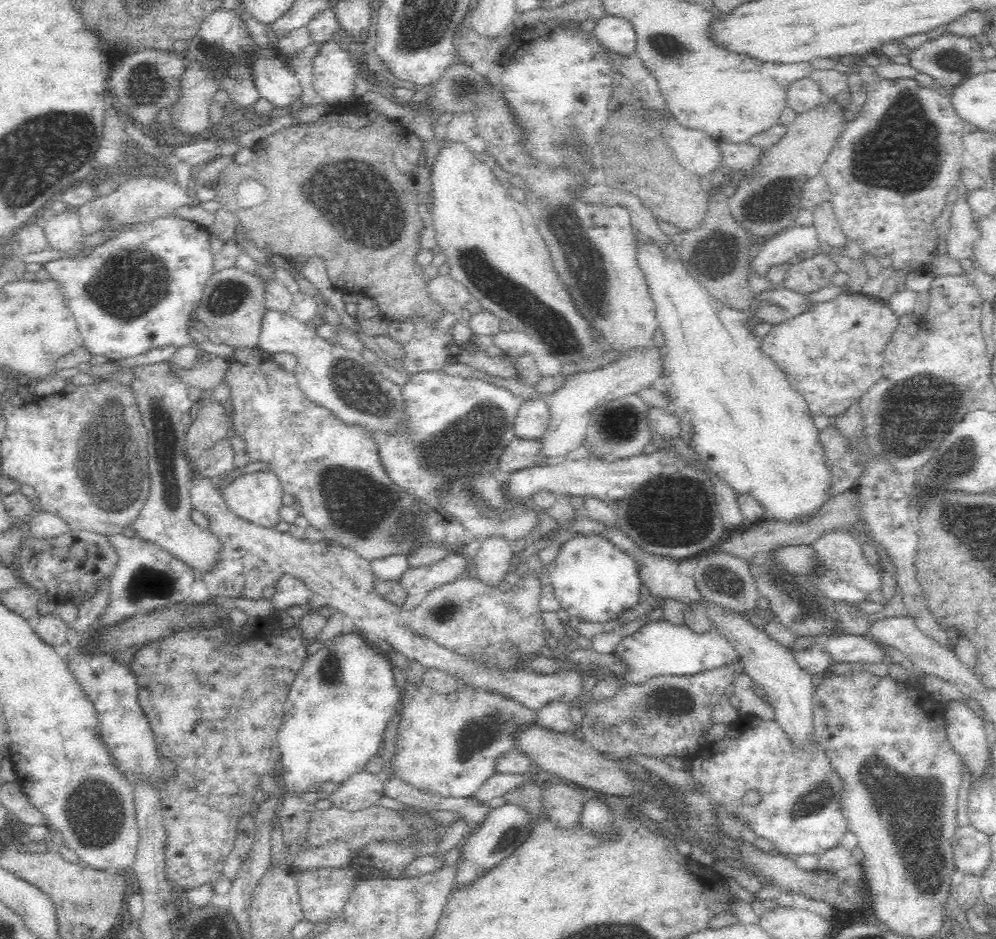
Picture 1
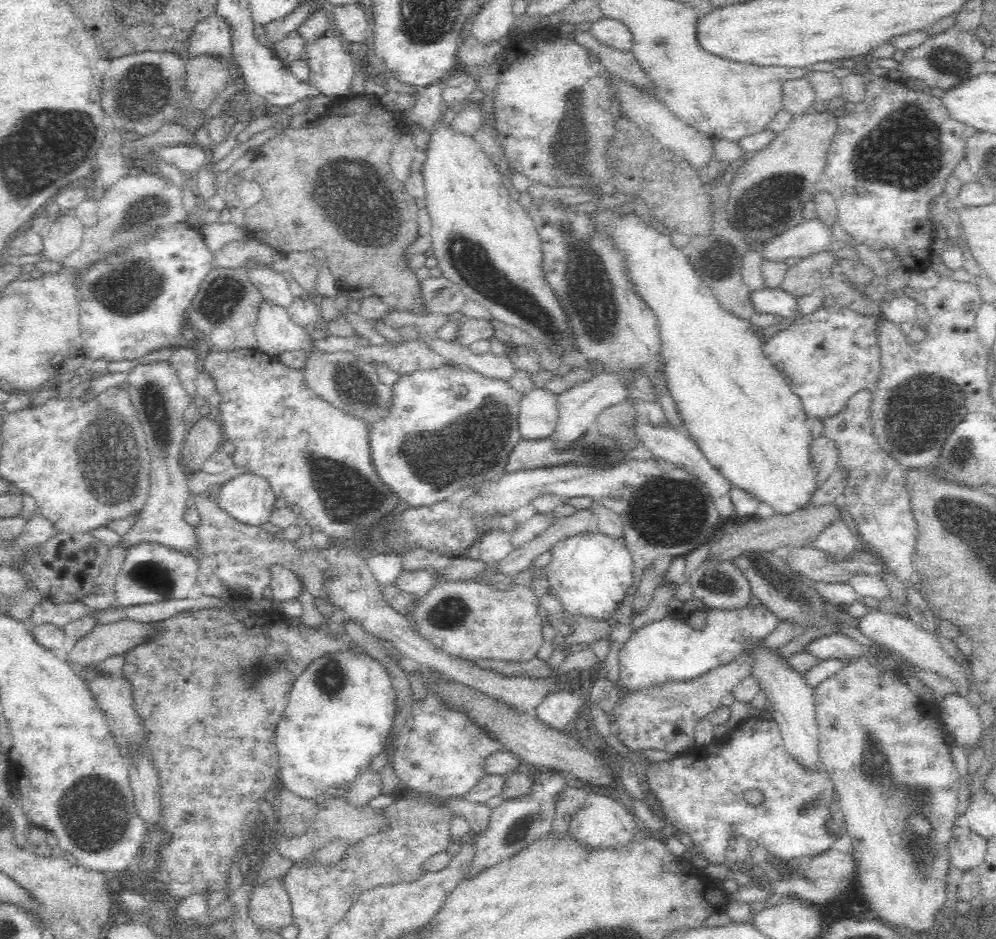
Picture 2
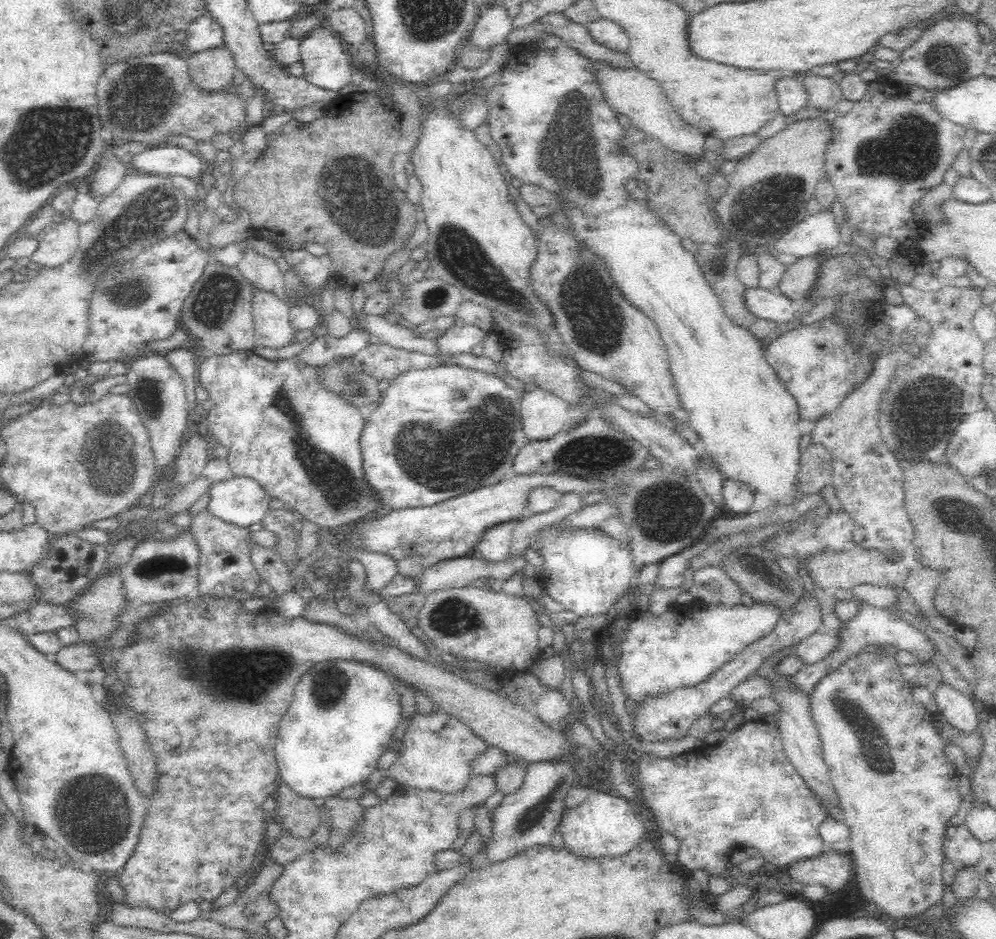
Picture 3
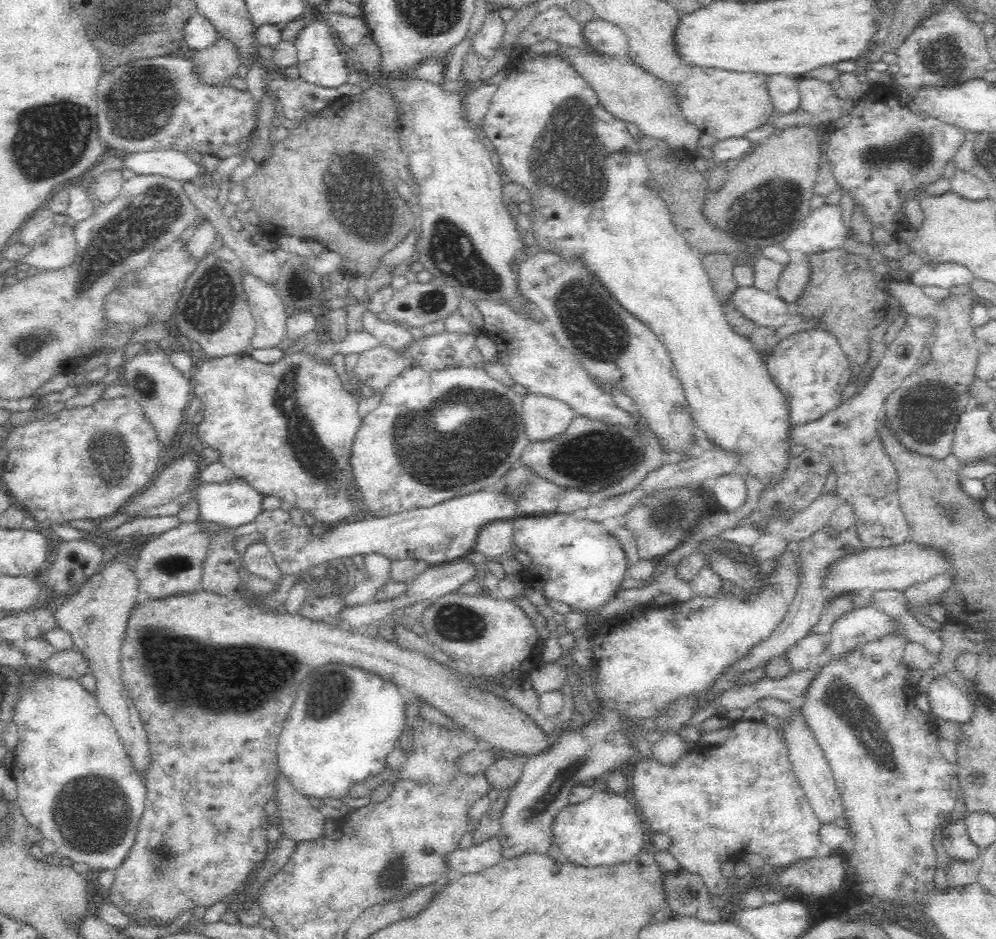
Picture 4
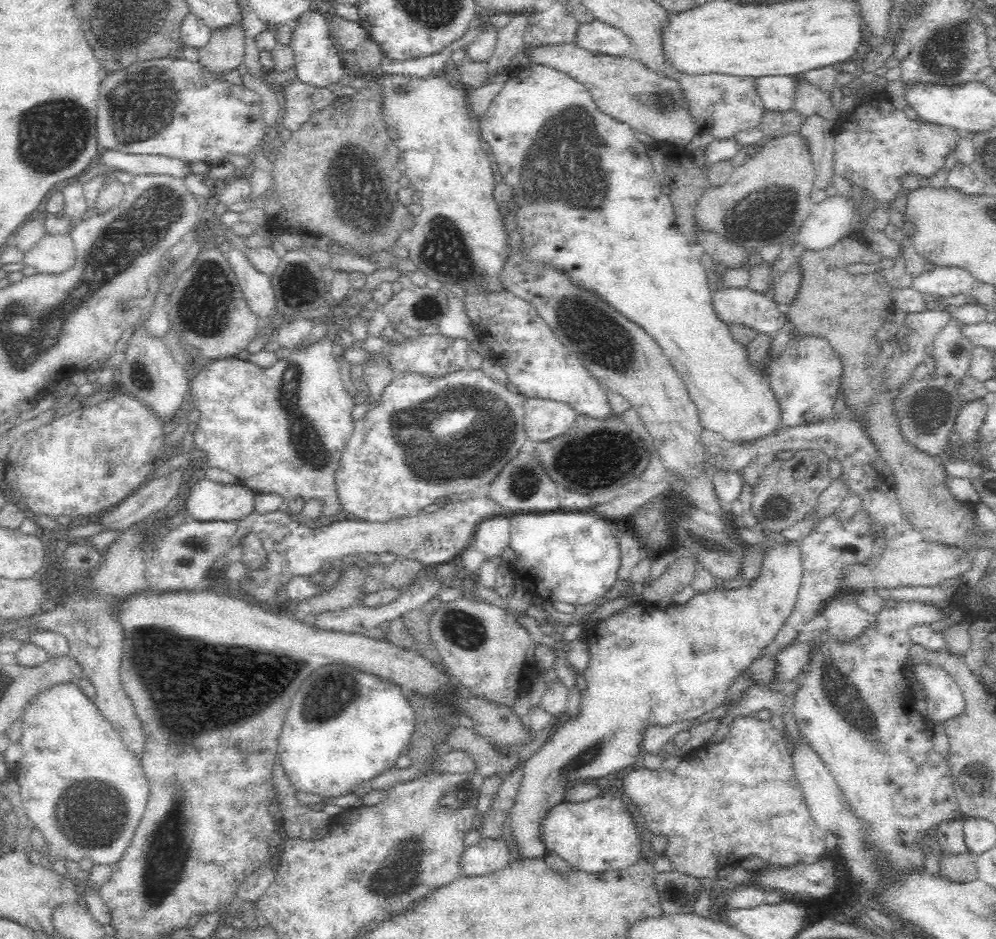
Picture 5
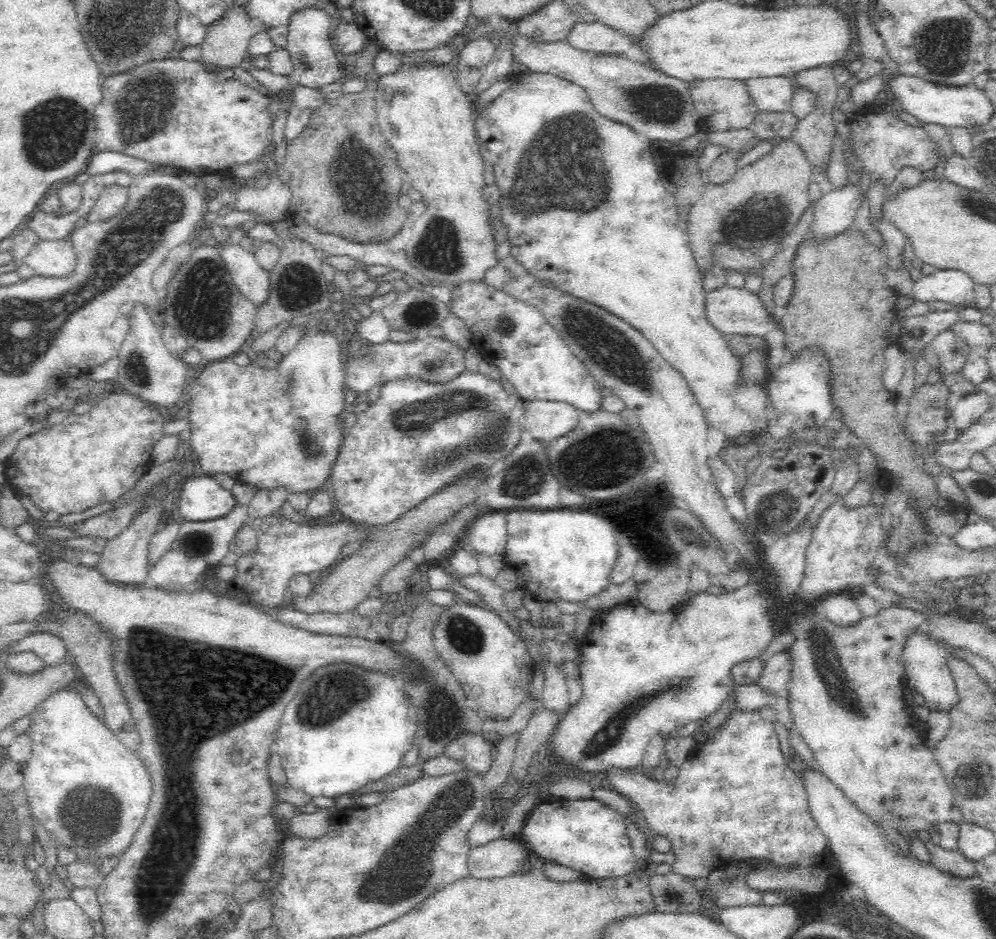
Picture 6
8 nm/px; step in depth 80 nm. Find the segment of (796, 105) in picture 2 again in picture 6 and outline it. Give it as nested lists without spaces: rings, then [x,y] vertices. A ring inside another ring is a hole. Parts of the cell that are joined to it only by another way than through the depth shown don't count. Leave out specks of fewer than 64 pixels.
[[[788,76],[751,78],[750,95],[758,102],[758,111],[783,112],[789,110],[795,96],[792,80]]]

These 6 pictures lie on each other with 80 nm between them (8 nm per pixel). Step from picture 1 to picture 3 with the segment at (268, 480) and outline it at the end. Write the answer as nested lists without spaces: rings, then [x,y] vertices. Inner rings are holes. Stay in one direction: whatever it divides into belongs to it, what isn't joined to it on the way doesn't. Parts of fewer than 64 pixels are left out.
[[[249,476],[215,481],[208,491],[211,493],[209,509],[226,522],[242,527],[262,522],[273,499],[259,480]]]

